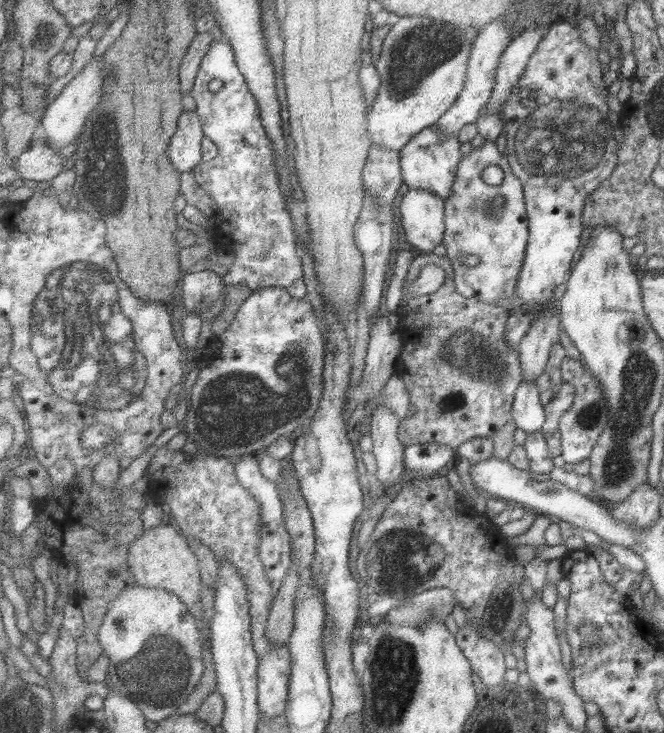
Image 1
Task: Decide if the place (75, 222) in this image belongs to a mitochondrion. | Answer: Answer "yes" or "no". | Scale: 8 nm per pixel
no

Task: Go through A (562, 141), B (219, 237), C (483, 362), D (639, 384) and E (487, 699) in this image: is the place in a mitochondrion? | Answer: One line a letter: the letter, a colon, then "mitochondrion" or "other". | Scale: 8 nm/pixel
A: mitochondrion
B: other
C: mitochondrion
D: mitochondrion
E: other

